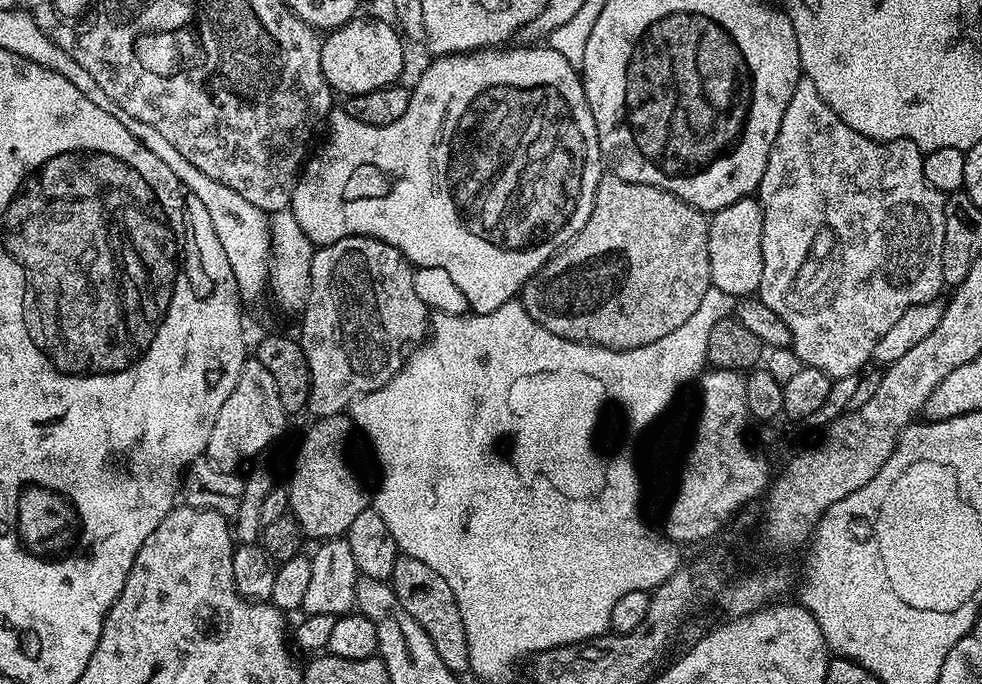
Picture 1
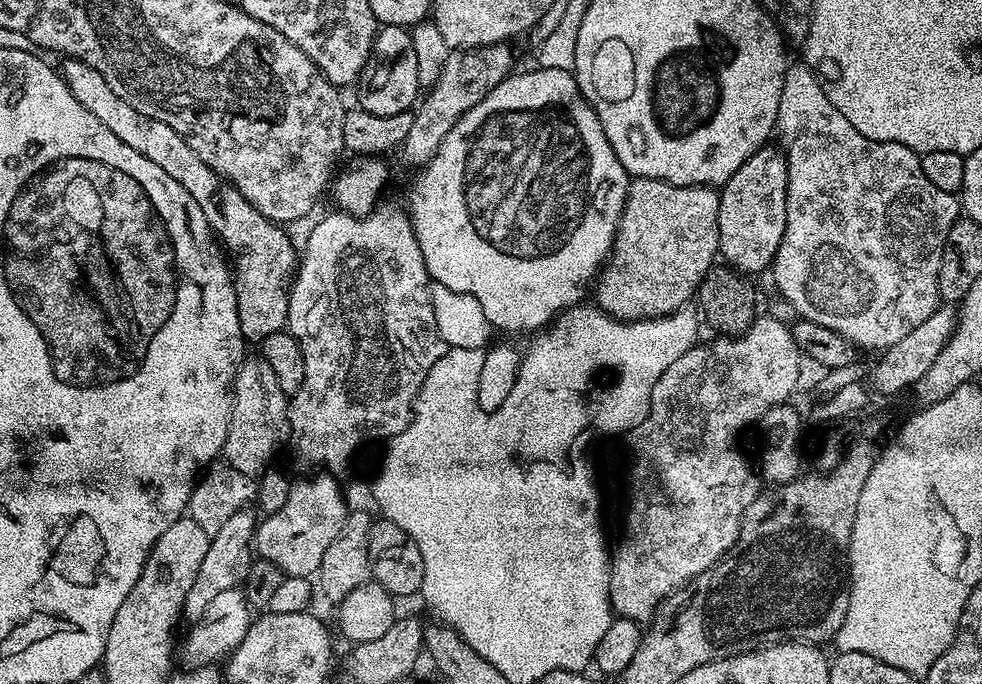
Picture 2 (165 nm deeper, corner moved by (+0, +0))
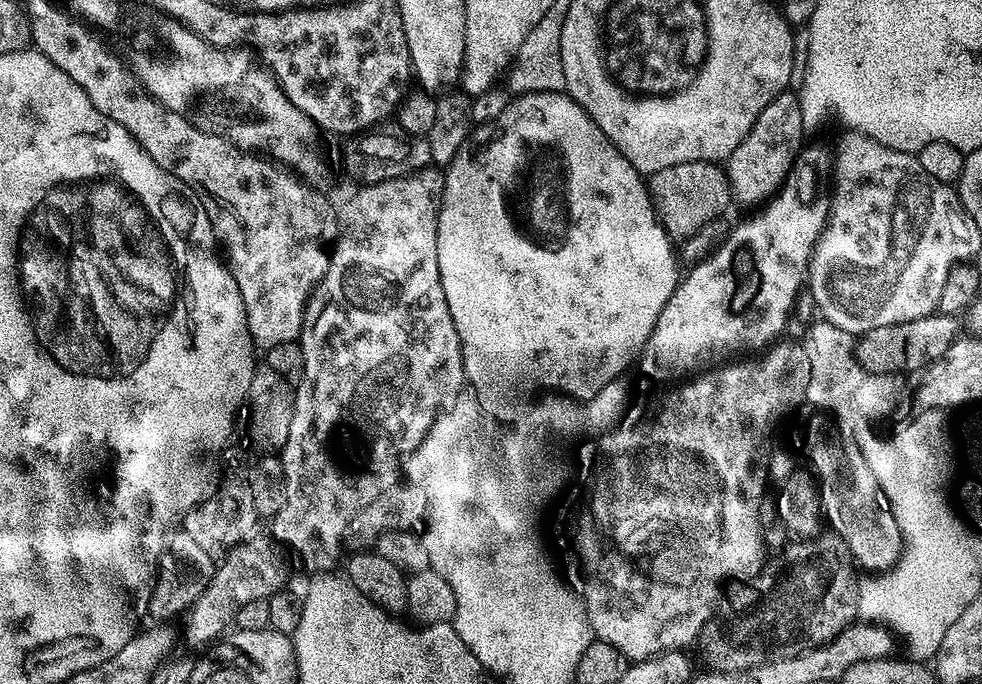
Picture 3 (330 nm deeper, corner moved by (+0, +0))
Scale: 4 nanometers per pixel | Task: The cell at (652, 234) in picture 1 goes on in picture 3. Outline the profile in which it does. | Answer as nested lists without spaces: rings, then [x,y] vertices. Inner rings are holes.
[[[710,160],[666,166],[666,170],[651,173],[646,183],[656,217],[660,219],[664,231],[676,242],[688,240],[691,236],[699,237],[708,224],[721,219],[719,216],[734,200],[732,189],[728,187],[727,171]]]

